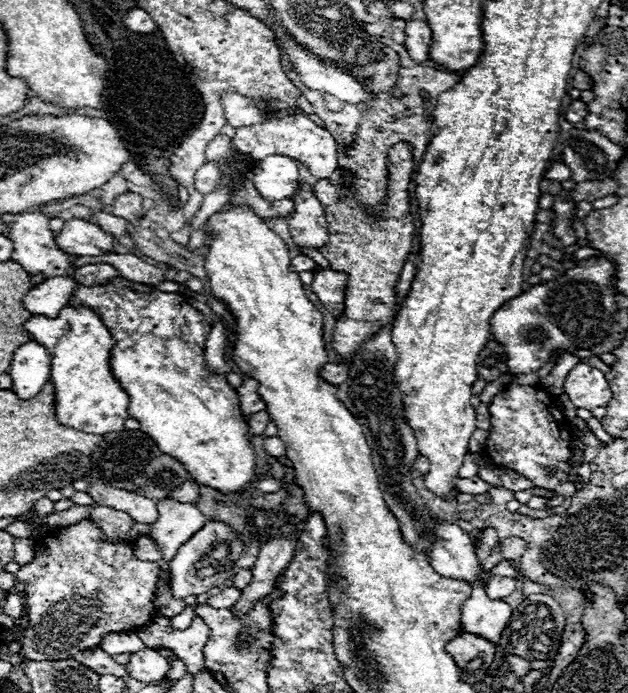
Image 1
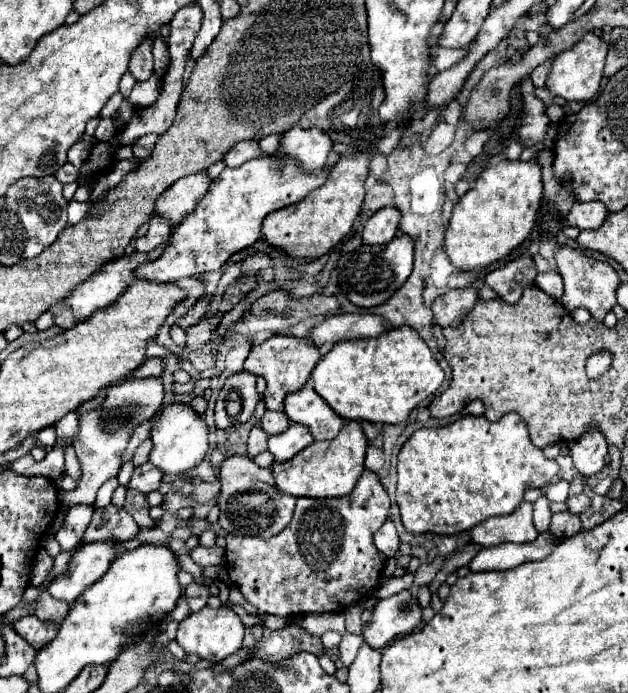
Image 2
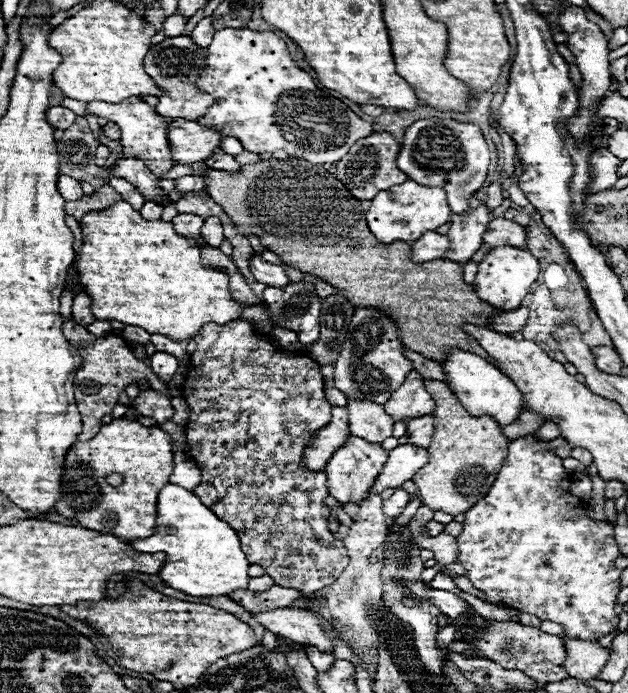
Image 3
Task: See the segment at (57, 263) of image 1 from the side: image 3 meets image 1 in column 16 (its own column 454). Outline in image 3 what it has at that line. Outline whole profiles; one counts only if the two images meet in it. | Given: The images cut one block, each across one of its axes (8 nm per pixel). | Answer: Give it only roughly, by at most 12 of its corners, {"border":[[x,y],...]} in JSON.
{"border":[[476,198],[454,214],[444,260],[464,266],[482,246],[488,208]]}

